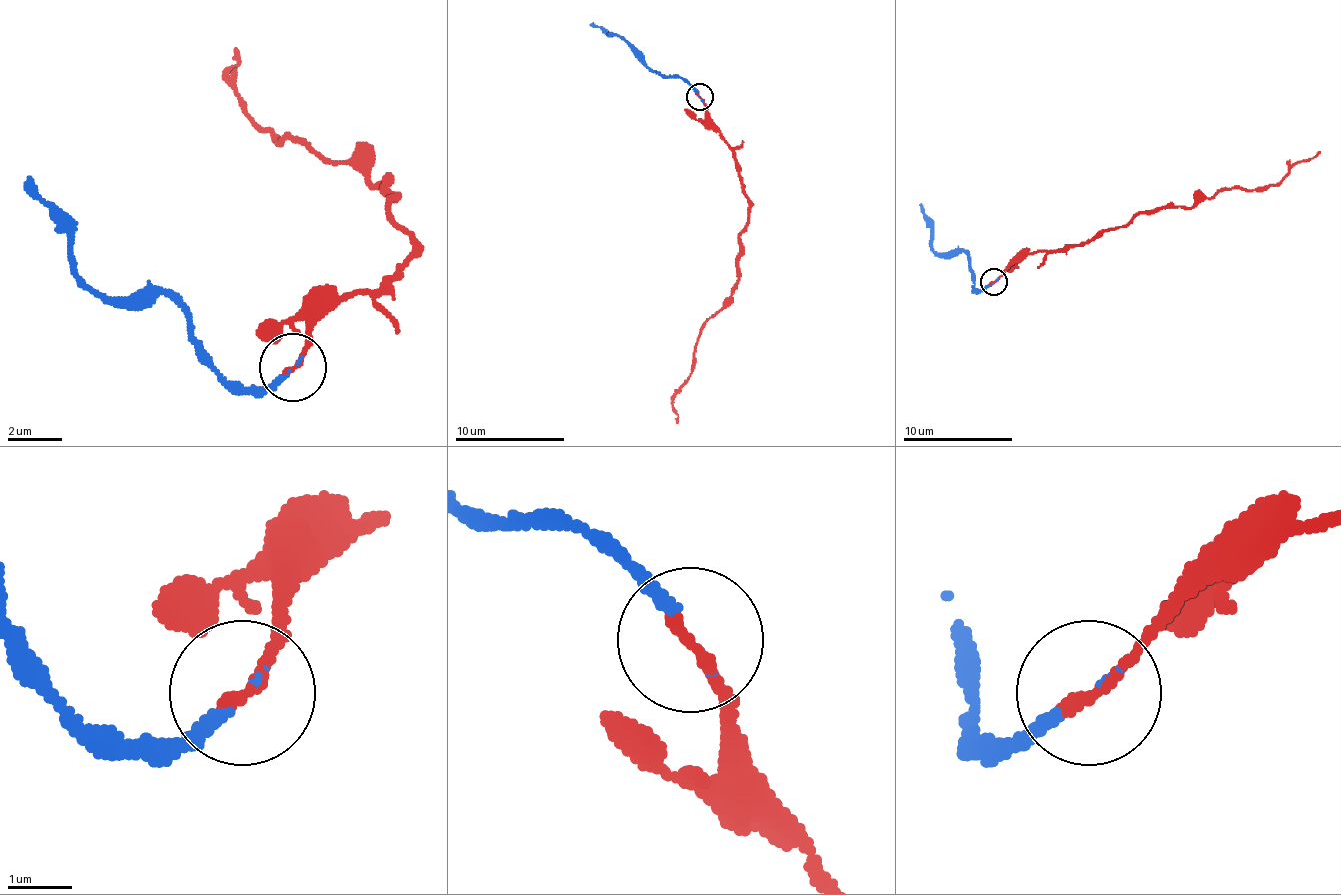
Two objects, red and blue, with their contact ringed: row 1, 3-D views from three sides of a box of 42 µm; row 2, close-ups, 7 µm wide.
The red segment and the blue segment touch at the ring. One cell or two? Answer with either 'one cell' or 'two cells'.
two cells

